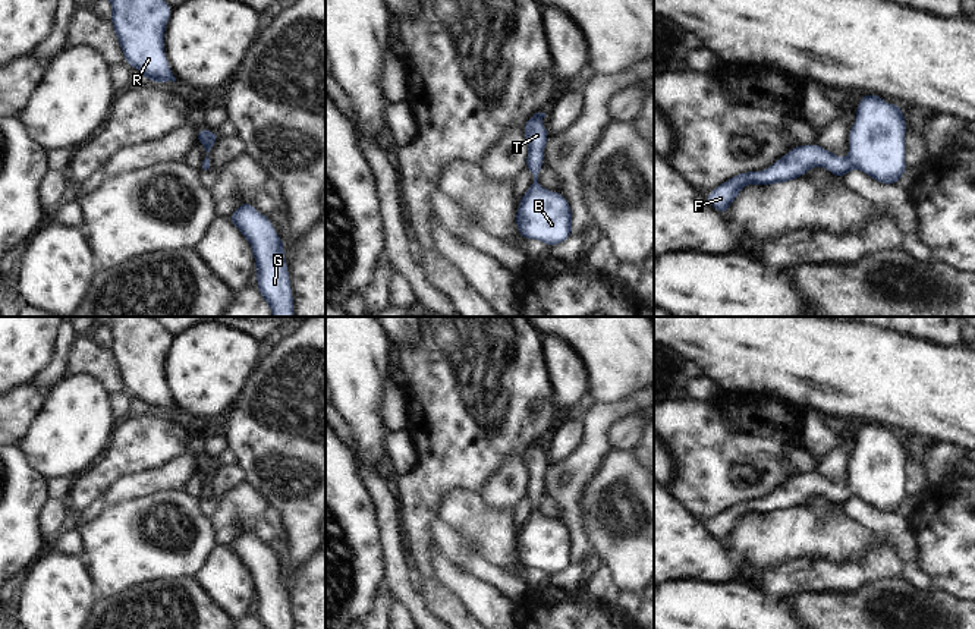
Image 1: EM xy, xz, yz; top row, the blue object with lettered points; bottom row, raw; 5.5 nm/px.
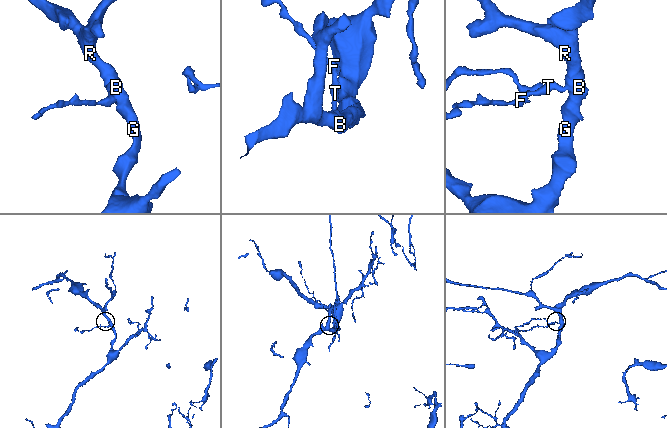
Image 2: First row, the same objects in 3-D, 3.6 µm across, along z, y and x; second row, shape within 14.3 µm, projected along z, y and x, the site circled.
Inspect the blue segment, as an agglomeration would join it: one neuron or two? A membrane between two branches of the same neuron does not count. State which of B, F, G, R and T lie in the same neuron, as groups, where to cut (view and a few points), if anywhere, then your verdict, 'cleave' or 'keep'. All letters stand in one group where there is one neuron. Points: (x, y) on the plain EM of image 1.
B F G R T | no cut | keep

